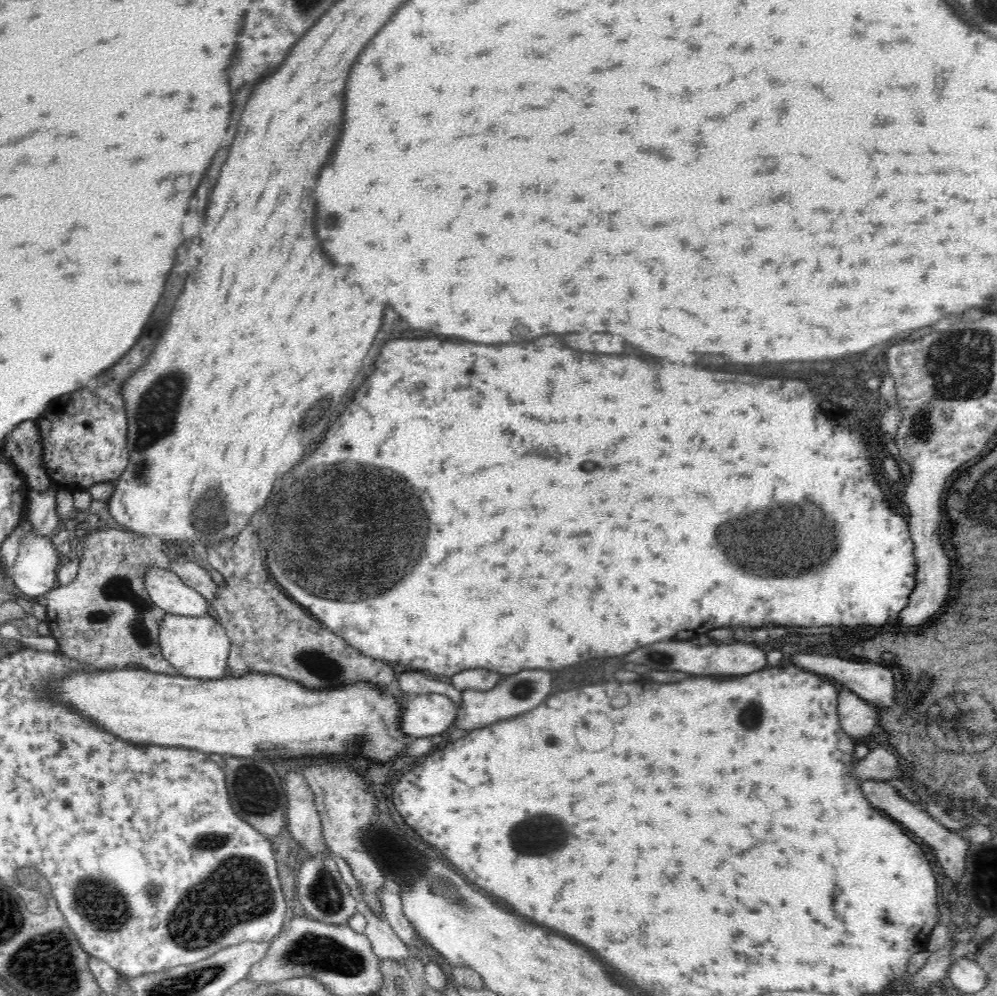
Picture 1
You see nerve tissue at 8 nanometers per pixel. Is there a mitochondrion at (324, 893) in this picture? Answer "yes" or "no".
yes

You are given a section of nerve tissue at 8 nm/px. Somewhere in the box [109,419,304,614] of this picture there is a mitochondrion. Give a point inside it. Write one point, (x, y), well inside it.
(209, 511)

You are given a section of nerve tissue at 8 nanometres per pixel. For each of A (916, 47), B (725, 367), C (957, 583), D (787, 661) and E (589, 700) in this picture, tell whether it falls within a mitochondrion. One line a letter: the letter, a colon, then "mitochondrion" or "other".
A: other
B: other
C: other
D: other
E: other

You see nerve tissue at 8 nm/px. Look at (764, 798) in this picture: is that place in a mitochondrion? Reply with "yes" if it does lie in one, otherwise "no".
no

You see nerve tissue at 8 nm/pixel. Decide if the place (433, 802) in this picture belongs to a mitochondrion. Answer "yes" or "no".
no

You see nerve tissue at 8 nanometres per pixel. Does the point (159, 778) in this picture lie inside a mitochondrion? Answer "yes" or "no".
no

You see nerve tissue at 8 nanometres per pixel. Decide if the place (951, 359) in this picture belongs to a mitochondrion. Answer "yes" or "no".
yes

